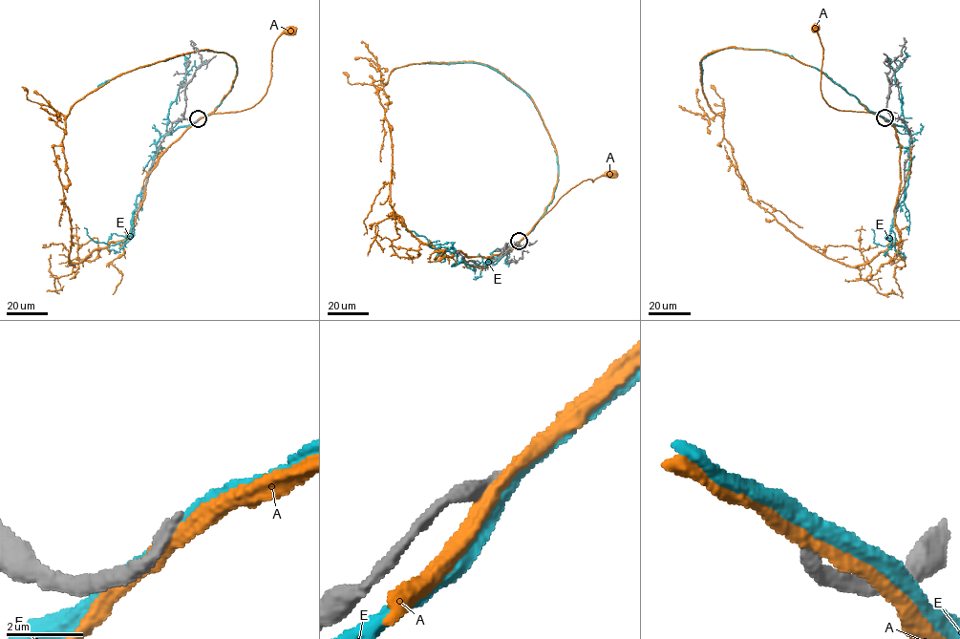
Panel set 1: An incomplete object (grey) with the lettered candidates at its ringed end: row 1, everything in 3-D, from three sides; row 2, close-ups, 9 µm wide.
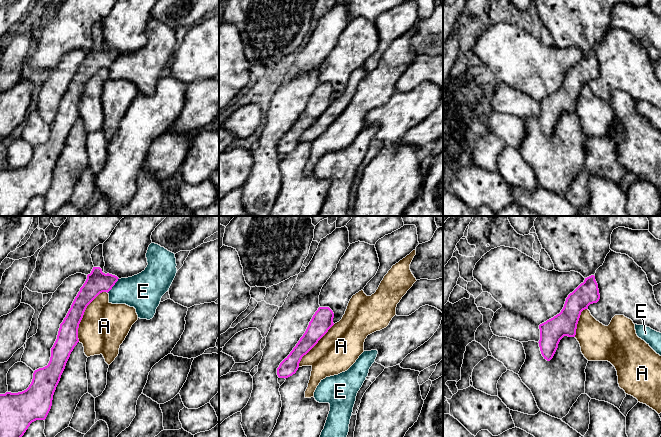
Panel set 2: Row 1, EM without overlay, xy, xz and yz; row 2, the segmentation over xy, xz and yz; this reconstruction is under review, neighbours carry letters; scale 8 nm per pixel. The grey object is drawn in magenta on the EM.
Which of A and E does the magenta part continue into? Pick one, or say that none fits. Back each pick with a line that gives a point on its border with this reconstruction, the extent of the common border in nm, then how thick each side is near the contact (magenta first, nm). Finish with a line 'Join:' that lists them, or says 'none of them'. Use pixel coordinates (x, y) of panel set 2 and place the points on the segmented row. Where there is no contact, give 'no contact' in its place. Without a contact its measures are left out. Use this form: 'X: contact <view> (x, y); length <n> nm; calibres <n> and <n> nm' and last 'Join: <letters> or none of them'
Join: none of them

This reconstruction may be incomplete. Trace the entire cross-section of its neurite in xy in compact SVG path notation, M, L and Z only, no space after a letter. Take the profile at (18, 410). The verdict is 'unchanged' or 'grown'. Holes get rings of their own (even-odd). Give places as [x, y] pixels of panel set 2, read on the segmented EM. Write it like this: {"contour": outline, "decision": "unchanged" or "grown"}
{"contour": "M103 244L93 249L91 258L94 267L60 324L48 365L34 371L26 390L0 394L0 437L22 437L32 422L46 419L66 363L79 342L78 328L87 306L118 281L117 276L104 273Z", "decision": "grown"}

